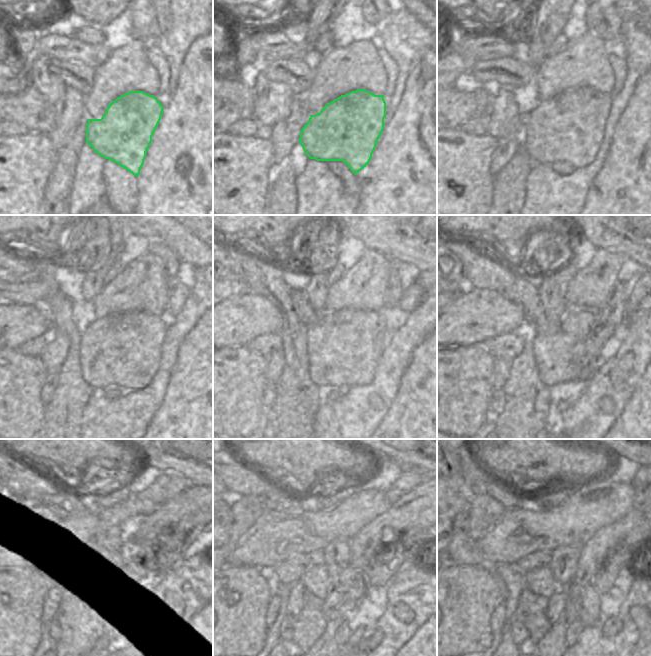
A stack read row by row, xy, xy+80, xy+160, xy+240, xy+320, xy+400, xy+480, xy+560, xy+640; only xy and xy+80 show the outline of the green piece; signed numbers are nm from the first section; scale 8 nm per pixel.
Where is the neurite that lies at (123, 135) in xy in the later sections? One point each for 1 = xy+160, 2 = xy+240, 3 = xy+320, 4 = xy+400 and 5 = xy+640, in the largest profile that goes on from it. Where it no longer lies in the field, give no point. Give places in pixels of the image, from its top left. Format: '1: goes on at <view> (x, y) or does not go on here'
1: goes on at xy+160 (569, 127)
2: goes on at xy+240 (124, 349)
3: goes on at xy+320 (344, 347)
4: goes on at xy+400 (553, 355)
5: goes on at xy+640 (540, 581)

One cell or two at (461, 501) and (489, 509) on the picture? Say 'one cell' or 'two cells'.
two cells

